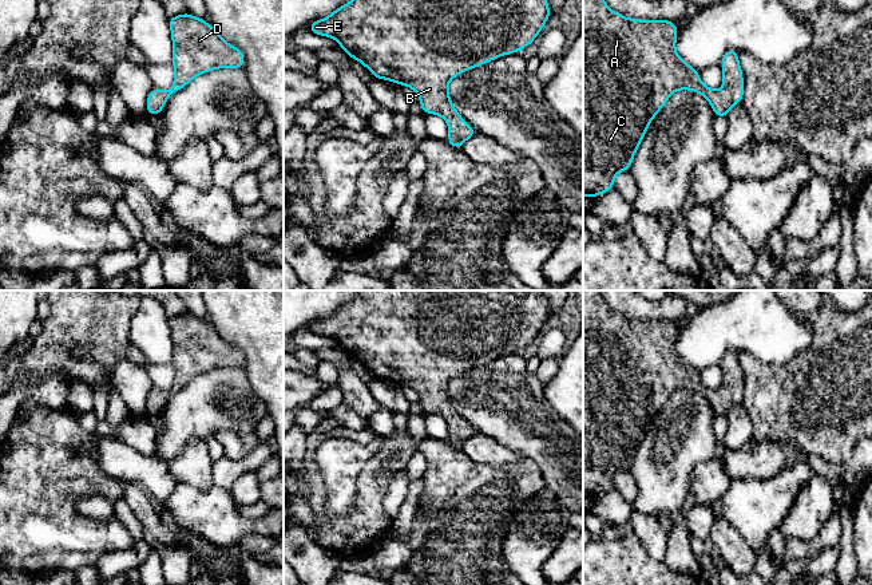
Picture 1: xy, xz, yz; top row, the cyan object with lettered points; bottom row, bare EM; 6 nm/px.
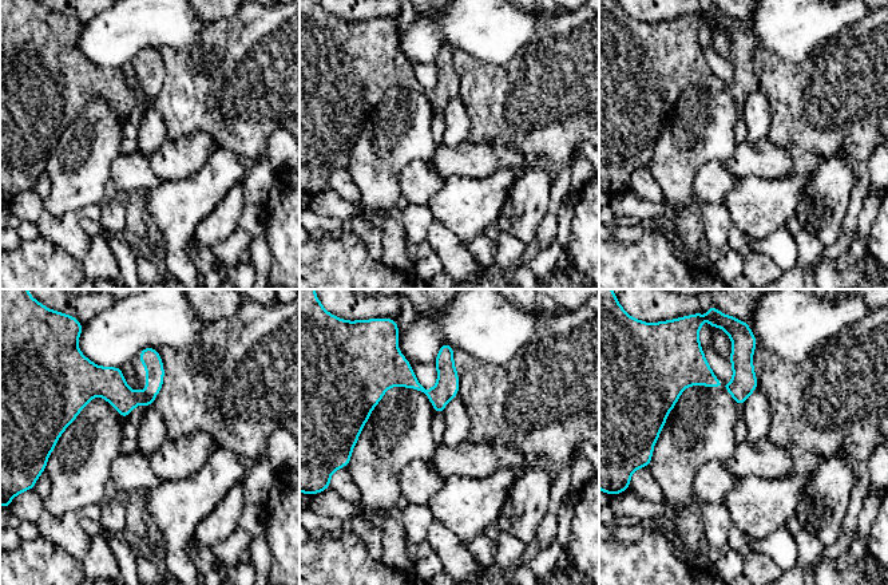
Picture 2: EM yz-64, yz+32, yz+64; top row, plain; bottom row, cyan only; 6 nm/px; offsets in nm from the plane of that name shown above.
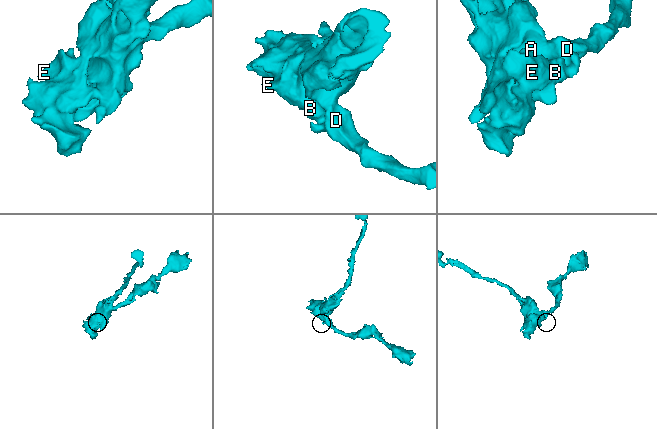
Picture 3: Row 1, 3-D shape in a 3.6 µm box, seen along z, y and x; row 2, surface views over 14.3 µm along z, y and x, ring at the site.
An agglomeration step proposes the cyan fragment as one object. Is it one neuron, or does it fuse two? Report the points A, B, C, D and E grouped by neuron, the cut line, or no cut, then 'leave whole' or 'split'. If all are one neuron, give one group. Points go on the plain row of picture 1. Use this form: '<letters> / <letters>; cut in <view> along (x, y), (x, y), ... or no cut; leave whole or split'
A B C D E; no cut; leave whole

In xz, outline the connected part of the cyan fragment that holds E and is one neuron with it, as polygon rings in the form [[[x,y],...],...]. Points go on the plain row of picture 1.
[[[358,290],[354,300],[338,307],[328,317],[309,323],[308,329],[336,339],[342,351],[364,364],[373,378],[413,388],[424,414],[436,414],[447,420],[447,442],[460,450],[463,442],[477,432],[455,410],[448,395],[449,380],[499,356],[526,348],[542,332],[550,316],[544,290]]]

